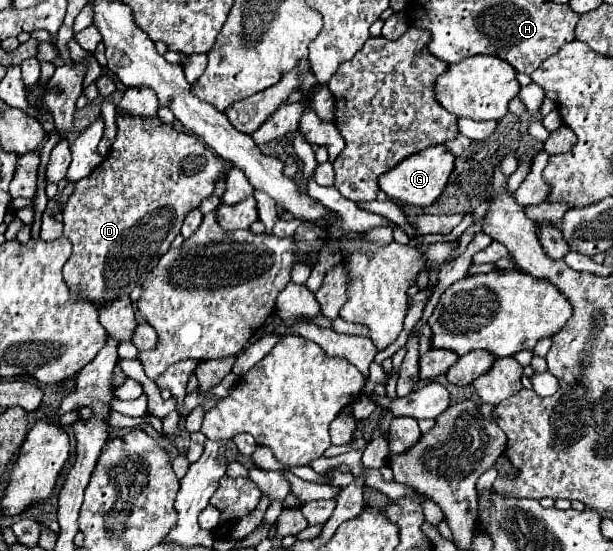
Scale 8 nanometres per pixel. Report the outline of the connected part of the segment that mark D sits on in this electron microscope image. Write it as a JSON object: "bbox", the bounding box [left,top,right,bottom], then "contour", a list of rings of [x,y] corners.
{"bbox":[63,114,233,310],"contour":[[[117,114],[117,126],[119,126],[119,132],[117,132],[117,140],[113,142],[111,146],[111,152],[105,156],[105,160],[87,176],[87,178],[81,178],[77,180],[75,184],[75,192],[71,194],[71,198],[67,200],[65,208],[63,208],[63,234],[71,240],[73,244],[73,254],[71,258],[67,260],[65,268],[63,268],[63,278],[71,290],[71,296],[73,298],[85,298],[89,302],[93,302],[93,306],[97,306],[99,310],[105,308],[105,304],[111,304],[113,300],[121,298],[121,296],[129,296],[133,292],[133,288],[141,286],[143,280],[147,278],[147,274],[157,266],[159,258],[171,248],[171,242],[175,240],[175,236],[181,232],[181,224],[185,220],[185,216],[199,208],[199,204],[209,198],[215,190],[215,184],[217,180],[225,178],[229,174],[229,168],[233,168],[229,164],[229,160],[221,160],[217,154],[213,154],[213,150],[209,150],[197,136],[193,134],[185,134],[185,132],[177,132],[173,126],[167,126],[163,124],[159,118],[131,118],[131,116],[119,116]]]}

